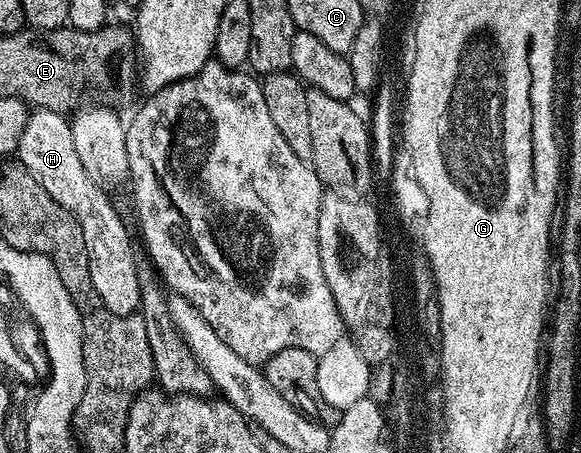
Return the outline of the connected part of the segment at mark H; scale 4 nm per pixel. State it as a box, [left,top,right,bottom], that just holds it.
[16,108,143,316]

